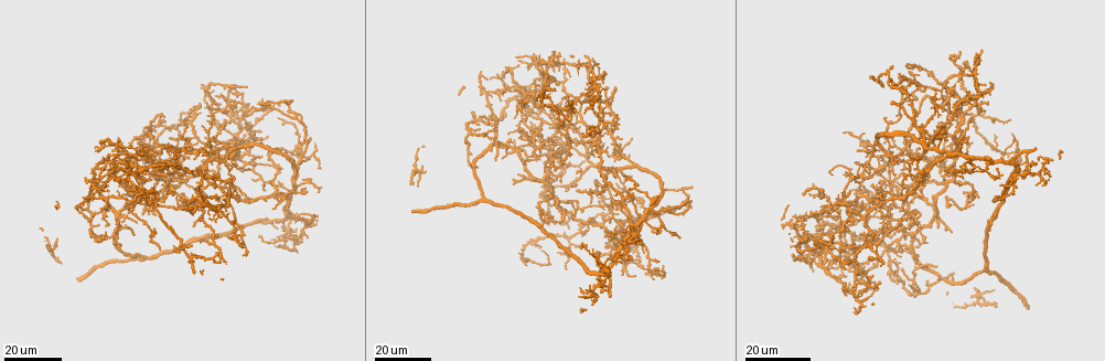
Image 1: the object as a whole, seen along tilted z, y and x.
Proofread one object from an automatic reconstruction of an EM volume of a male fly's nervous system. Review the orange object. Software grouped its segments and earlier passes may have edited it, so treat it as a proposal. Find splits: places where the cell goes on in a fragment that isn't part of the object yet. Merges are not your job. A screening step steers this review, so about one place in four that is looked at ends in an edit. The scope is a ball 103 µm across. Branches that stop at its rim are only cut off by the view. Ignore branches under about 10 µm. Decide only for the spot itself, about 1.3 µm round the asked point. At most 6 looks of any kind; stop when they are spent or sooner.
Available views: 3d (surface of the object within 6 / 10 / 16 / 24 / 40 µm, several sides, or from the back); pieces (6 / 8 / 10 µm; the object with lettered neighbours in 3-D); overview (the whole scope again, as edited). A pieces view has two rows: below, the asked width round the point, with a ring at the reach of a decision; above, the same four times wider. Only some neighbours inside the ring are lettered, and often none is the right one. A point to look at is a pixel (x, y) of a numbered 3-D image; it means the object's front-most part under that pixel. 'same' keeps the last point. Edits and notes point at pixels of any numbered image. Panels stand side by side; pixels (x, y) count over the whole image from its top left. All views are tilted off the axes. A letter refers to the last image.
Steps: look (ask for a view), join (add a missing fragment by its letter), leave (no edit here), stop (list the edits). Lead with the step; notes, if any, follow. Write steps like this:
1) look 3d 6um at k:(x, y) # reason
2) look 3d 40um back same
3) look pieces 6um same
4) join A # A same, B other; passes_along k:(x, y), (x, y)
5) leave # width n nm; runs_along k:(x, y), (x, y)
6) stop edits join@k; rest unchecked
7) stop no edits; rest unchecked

look 3d 24um at 1:(583, 234) # branch stops here

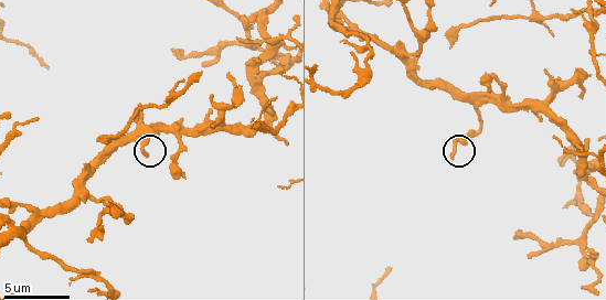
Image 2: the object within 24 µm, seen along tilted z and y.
look pieces 10um at 2:(451, 156) # see the neighbours

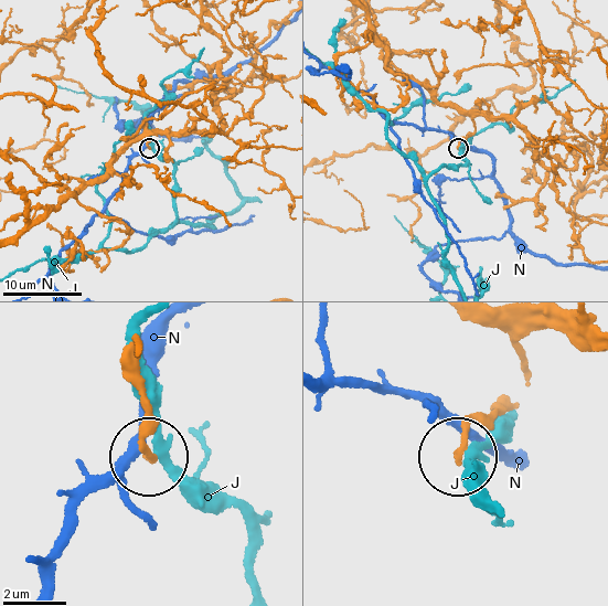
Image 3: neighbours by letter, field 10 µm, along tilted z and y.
leave # J other, N other; no lettered fragment goes on from it

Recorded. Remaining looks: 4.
look 3d 16um at 1:(219, 94) # branch stops here

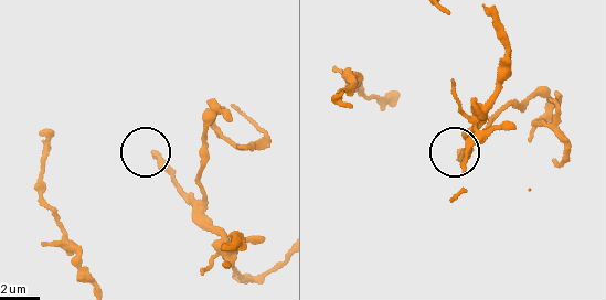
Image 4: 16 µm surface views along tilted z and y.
look pieces 10um at 4:(157, 151)

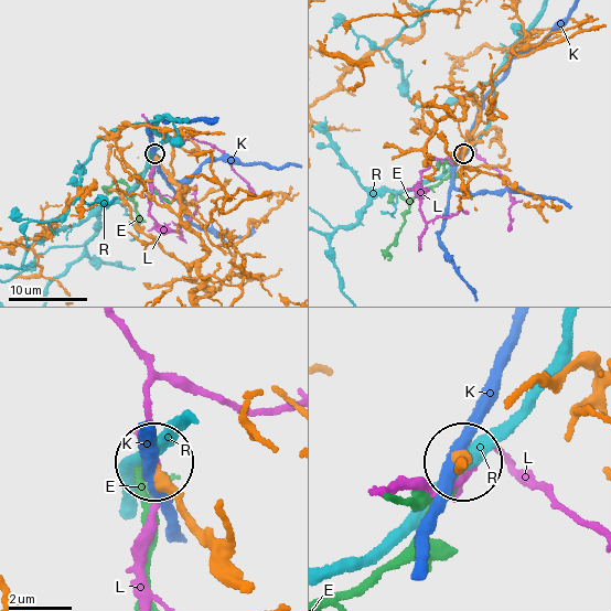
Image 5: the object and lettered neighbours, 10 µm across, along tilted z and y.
join E # width 300 nm; E same, K other, L other, R other; the cell continues

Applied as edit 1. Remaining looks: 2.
stop edits join@5; rest unchecked

